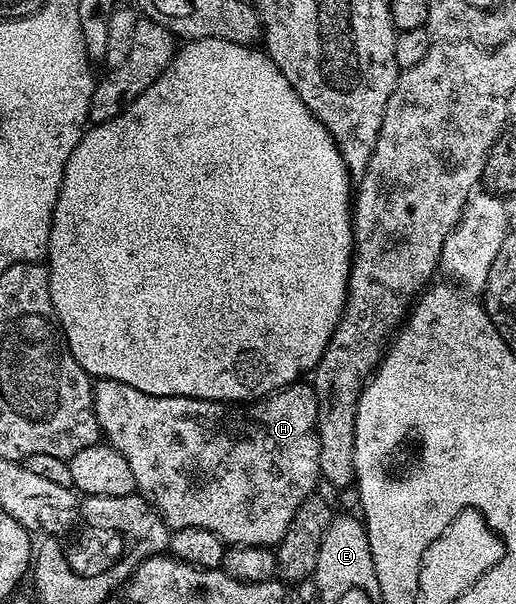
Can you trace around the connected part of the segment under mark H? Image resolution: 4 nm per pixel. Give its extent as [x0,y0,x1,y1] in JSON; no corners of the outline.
[94,379,321,548]

